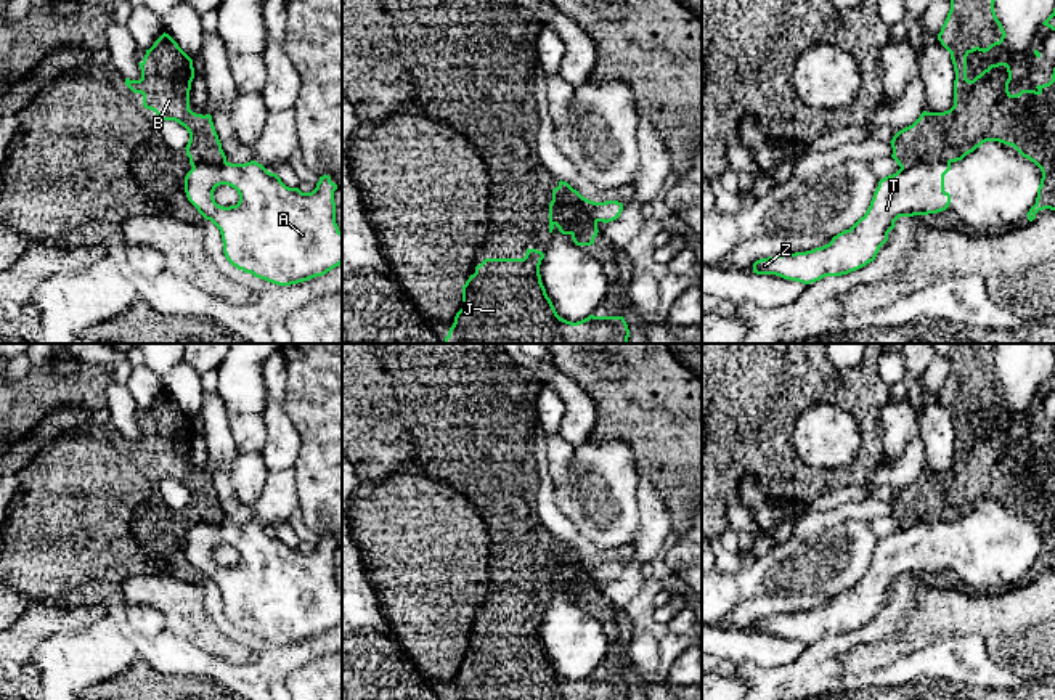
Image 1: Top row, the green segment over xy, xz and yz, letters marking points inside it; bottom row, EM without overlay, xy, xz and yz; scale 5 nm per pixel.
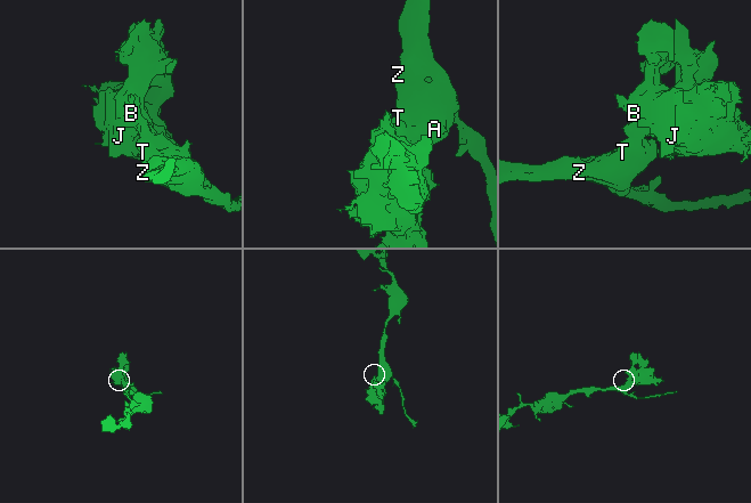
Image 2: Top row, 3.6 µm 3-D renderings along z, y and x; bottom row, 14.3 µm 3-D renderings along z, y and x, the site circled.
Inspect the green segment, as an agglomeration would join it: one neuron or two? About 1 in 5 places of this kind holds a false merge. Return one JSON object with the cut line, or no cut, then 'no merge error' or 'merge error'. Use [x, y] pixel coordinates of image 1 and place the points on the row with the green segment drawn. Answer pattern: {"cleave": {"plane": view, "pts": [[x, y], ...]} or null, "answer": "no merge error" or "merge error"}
{"cleave": {"plane": "yz", "pts": [[949, 161], [919, 162], [901, 169]]}, "answer": "merge error"}

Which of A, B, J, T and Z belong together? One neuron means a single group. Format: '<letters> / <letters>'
A T Z / B J

